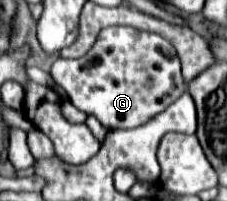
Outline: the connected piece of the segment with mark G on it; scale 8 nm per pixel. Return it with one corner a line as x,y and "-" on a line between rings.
128,26
104,28
96,38
94,46
84,56
70,58
70,60
58,58
52,64
50,74
54,82
66,90
68,100
84,114
98,118
98,122
106,130
120,130
120,128
128,130
128,128
142,126
144,122
148,122
148,118
154,118
156,114
164,112
186,90
186,82
180,74
180,60
176,58
176,52
172,50
170,42
160,38
158,34
140,32

